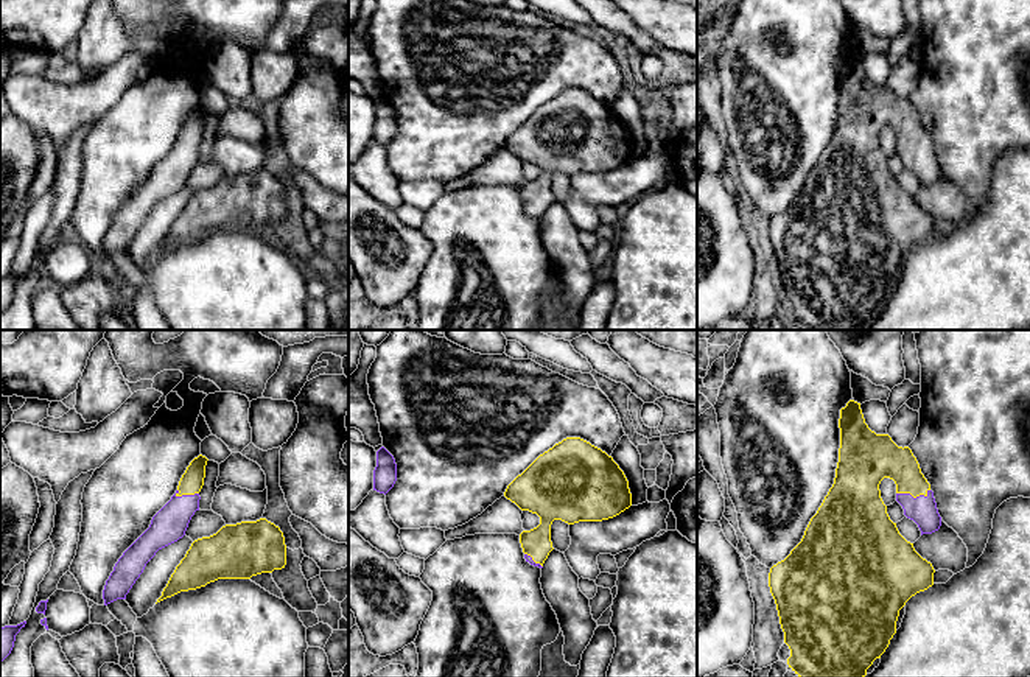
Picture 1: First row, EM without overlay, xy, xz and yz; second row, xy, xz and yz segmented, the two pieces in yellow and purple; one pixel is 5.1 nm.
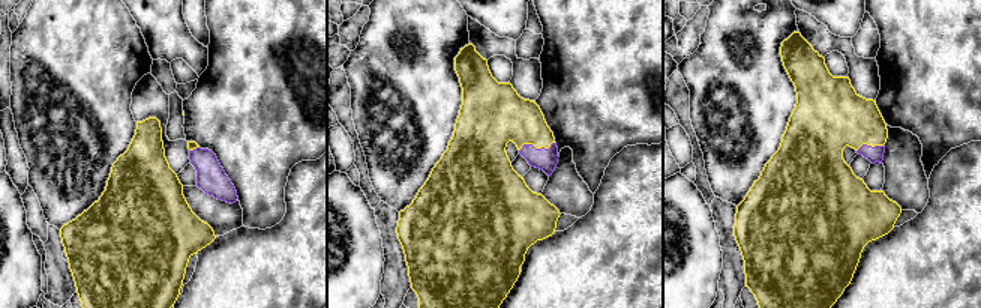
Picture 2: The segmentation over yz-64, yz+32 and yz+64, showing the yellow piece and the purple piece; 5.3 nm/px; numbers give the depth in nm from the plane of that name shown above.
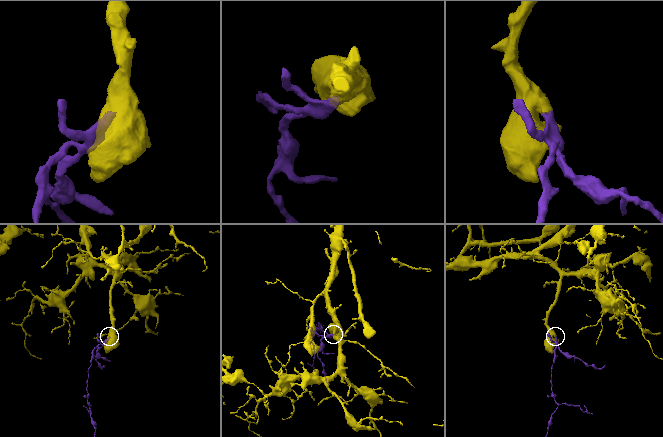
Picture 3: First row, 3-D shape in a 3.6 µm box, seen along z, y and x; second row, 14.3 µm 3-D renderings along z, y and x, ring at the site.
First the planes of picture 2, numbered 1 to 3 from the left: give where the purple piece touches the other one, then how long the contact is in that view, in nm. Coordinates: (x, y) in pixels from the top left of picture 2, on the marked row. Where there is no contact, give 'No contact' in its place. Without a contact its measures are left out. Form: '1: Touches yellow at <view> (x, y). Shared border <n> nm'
1: Touches yellow at yz-64 (194, 147). Shared border 60 nm
2: Touches yellow at yz+32 (536, 147). Shared border 200 nm
3: Touches yellow at yz+64 (869, 144). Shared border 150 nm

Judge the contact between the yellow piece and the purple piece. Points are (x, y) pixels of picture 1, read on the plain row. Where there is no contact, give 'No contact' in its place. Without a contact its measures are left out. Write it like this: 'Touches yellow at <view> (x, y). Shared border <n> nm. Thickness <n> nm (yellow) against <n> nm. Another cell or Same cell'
Touches yellow at yz (914, 148). Shared border 180 nm. Thickness 190 nm (yellow) against 150 nm. Same cell

